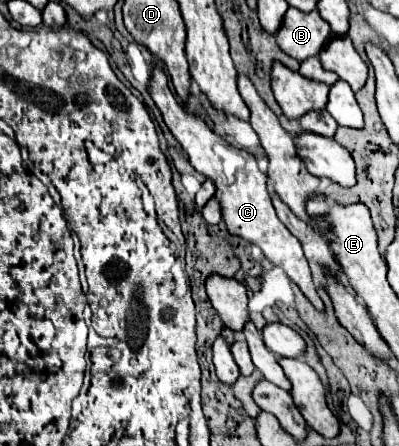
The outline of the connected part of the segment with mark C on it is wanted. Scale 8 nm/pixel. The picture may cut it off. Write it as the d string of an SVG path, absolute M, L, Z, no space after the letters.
M153 64L151 68L151 78L147 84L147 92L151 94L153 102L157 104L157 108L161 110L163 122L167 124L167 128L171 130L171 134L177 138L177 142L183 146L183 150L189 156L191 166L205 174L207 178L211 178L217 186L217 198L221 202L221 210L223 210L223 220L229 228L231 234L241 236L245 240L249 240L251 244L259 246L263 250L263 254L267 256L267 260L279 268L285 270L285 274L301 288L301 292L311 300L311 304L315 304L315 308L323 308L321 298L317 296L313 278L311 278L311 270L309 264L303 256L303 248L297 242L297 238L287 230L287 226L277 218L275 208L271 204L271 196L267 192L267 176L257 168L257 162L253 156L249 156L247 152L227 144L221 136L217 136L207 124L205 120L201 120L199 116L195 116L193 112L189 112L185 108L185 104L169 90L169 80L163 72L161 66Z

